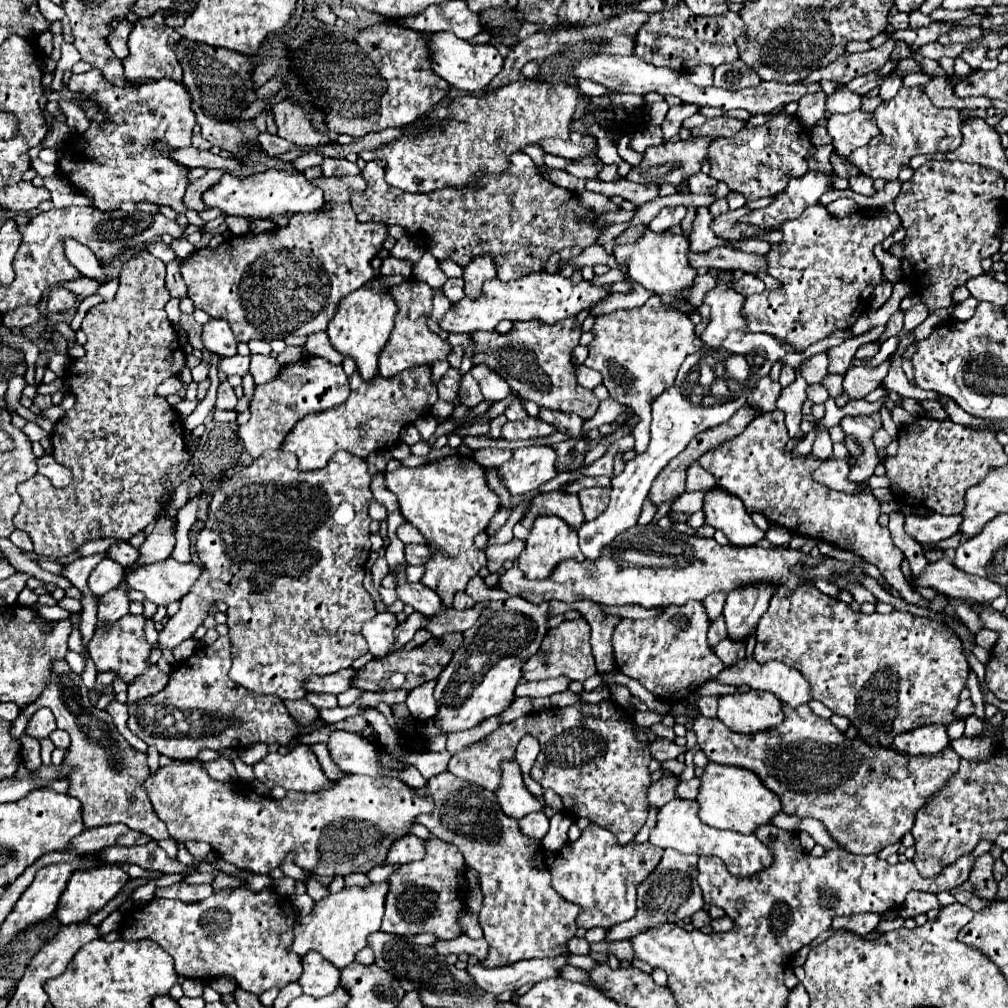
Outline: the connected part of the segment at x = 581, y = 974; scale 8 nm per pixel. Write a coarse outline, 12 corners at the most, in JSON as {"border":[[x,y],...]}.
{"border":[[563,966],[559,976],[573,982],[587,982],[587,972]]}

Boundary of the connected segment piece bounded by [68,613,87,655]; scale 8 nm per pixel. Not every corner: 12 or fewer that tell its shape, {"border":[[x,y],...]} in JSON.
{"border":[[80,613],[72,614],[73,628],[68,639],[68,647],[84,654],[79,632]]}

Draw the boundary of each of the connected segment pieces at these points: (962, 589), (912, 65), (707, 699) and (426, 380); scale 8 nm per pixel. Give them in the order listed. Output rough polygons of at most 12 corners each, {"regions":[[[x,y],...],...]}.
{"regions":[[[953,550],[929,562],[913,586],[979,602],[997,598],[999,584],[961,574]],[[899,60],[895,70],[899,76],[909,72],[921,72],[921,66],[915,60]],[[701,696],[697,700],[703,716],[715,716],[719,696]],[[431,366],[365,382],[305,416],[281,448],[301,470],[367,458],[437,402]]]}

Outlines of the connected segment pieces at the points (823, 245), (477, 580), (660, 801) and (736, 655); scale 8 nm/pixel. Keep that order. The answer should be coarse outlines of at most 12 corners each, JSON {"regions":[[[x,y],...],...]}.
{"regions":[[[823,204],[777,228],[781,288],[747,330],[803,352],[853,326],[883,282],[873,248],[897,212]],[[476,575],[465,592],[476,603],[506,600],[509,594],[501,589],[488,589]],[[665,772],[647,790],[651,808],[661,808],[675,798],[673,774]],[[731,638],[713,650],[725,666],[745,658],[745,642]]]}

